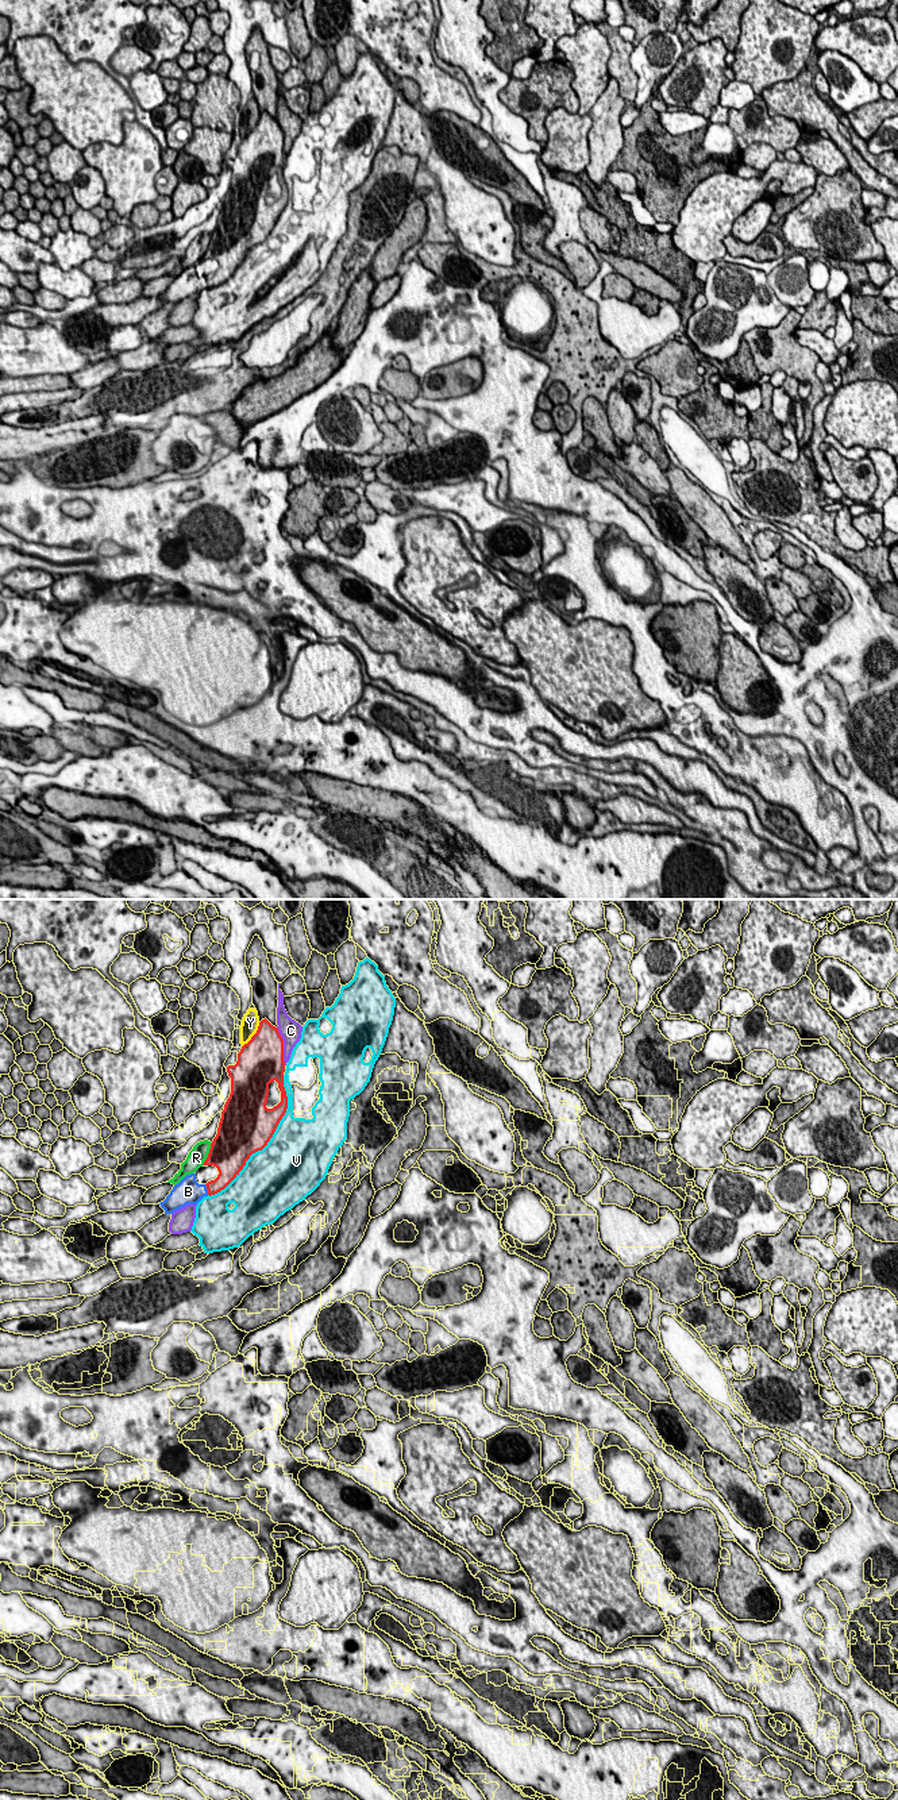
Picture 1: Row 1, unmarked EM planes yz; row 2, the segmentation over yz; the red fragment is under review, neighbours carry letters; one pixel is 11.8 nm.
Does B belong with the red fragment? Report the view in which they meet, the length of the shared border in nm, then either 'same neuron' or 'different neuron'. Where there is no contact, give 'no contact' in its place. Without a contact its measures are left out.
meets red in yz; contact 140 nm long; same neuron

